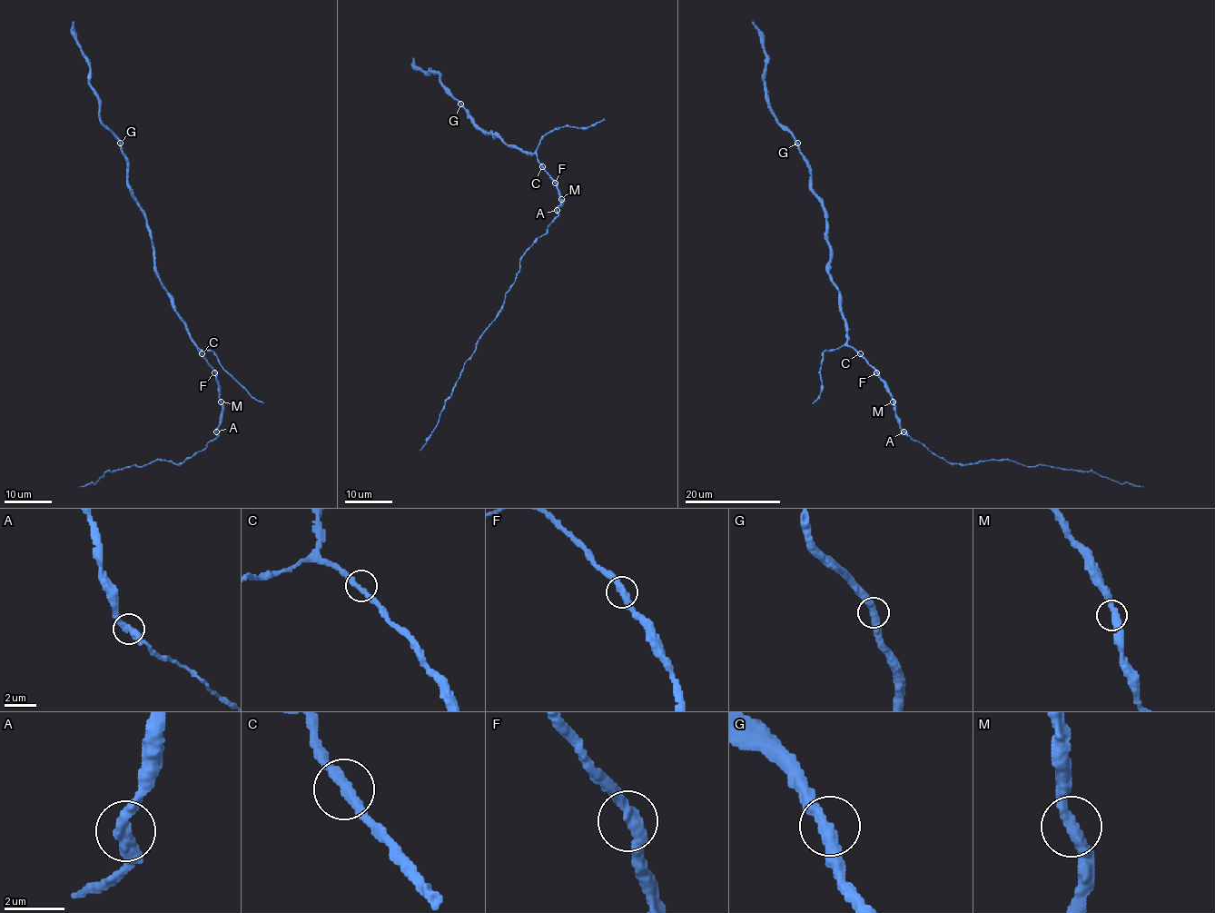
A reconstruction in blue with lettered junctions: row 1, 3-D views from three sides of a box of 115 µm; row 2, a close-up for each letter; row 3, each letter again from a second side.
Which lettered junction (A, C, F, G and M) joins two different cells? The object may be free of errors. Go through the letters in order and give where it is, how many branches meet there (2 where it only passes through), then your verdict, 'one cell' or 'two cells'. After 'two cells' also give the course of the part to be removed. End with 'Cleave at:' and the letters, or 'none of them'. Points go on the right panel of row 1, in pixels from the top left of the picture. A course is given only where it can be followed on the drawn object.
A: at (903, 431); 2 branches meet; one cell
C: at (860, 353); 2 branches meet; one cell
F: at (876, 372); 2 branches meet; one cell
G: at (797, 143); 2 branches meet; one cell
M: at (893, 401); 2 branches meet; one cell
Cleave at: none of them

